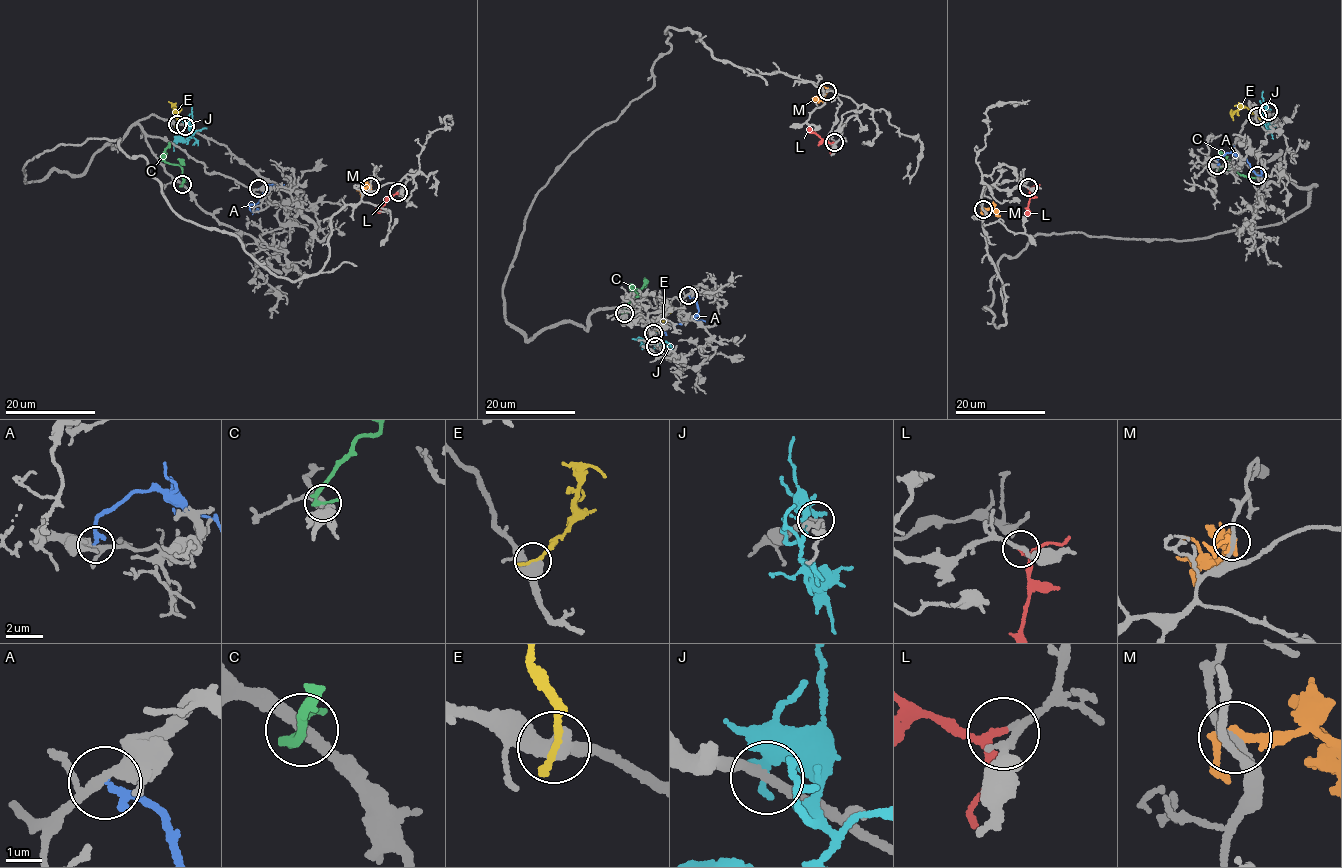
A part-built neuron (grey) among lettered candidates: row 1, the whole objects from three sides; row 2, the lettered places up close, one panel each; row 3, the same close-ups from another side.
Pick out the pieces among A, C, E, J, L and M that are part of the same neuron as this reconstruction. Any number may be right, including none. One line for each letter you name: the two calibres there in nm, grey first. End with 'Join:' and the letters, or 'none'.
L: calibres 170 and 150 nm
Join: L

